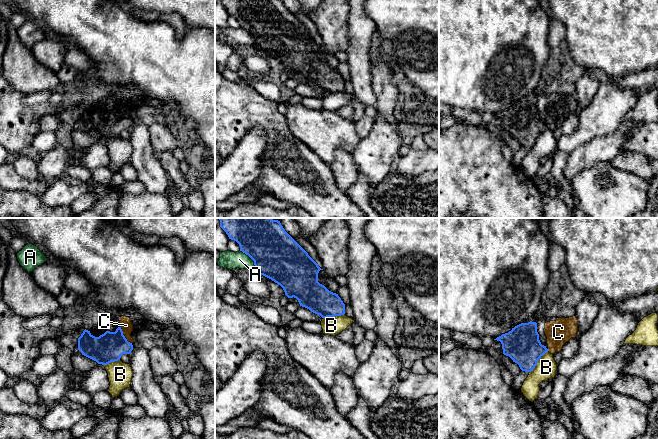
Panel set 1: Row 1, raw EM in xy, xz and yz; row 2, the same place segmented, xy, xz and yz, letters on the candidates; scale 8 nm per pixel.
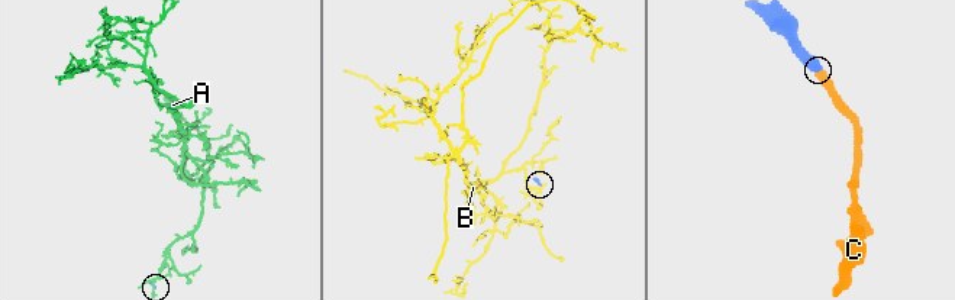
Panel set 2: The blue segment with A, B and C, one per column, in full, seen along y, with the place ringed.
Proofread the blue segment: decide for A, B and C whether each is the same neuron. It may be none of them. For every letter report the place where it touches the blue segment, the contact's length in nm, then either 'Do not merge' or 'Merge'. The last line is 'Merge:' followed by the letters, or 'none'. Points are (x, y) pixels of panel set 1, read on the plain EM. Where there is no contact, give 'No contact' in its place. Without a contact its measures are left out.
A: Touches blue at xz (250, 33). Shared border 200 nm. Do not merge
B: Touches blue at yz (537, 137). Shared border 220 nm. Do not merge
C: Touches blue at xy (123, 111). Shared border 170 nm. Merge
Merge: C

